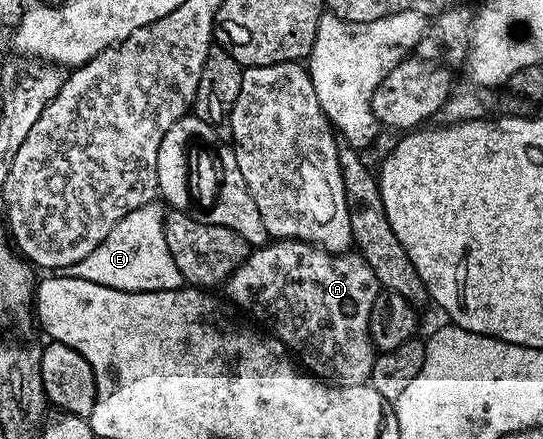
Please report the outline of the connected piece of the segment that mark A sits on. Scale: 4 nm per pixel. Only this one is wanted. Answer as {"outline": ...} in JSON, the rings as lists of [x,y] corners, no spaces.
{"outline":[[[271,240],[266,246],[252,249],[246,260],[231,273],[225,289],[232,307],[244,306],[260,327],[266,328],[284,347],[294,351],[297,358],[299,353],[298,361],[303,361],[302,365],[320,379],[337,386],[370,383],[377,351],[369,336],[369,312],[373,312],[373,300],[377,300],[381,287],[377,276],[373,276],[373,268],[369,268],[359,253],[330,254],[309,242]]]}

